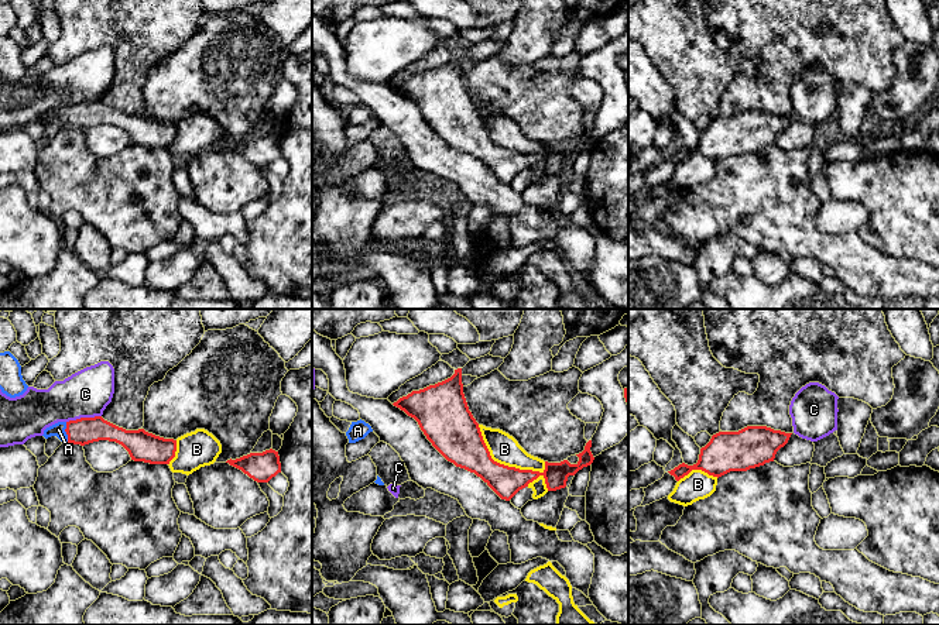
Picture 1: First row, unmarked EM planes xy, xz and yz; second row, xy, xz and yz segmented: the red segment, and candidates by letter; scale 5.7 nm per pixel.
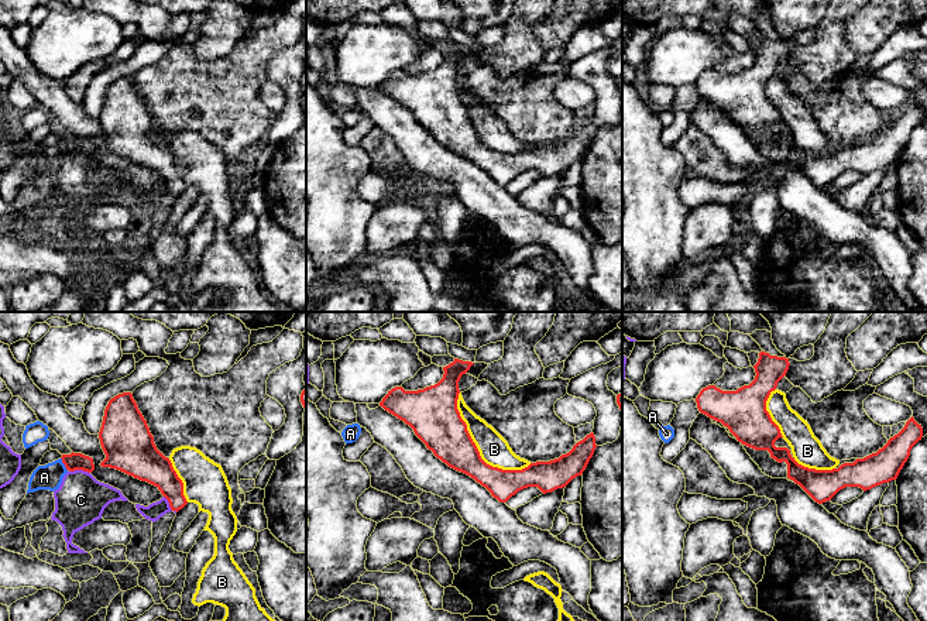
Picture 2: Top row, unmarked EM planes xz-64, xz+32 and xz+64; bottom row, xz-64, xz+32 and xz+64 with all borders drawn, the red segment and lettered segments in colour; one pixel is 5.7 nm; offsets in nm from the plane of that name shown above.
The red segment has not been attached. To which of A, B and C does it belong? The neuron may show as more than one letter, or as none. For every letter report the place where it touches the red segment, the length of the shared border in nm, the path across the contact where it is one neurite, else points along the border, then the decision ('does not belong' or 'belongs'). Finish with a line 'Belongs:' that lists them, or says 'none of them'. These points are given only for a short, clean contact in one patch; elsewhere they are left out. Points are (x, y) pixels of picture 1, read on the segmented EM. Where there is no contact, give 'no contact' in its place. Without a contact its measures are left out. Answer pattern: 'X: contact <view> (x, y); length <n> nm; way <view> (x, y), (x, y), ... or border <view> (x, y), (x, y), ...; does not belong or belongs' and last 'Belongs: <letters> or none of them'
A: contact xy (65, 431); length 120 nm; way xy (84, 431), (65, 431), (58, 429); belongs
B: contact xz (507, 466); length 550 nm; does not belong
C: contact xy (84, 418); length 200 nm; does not belong
Belongs: A

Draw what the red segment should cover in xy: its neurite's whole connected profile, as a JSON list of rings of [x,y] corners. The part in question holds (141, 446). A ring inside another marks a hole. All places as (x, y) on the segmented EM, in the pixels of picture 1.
[[[102,416],[58,422],[47,427],[42,436],[45,439],[56,436],[62,443],[80,446],[99,440],[116,442],[128,451],[131,460],[150,464],[169,464],[177,451],[174,439],[164,439],[144,429],[126,430]]]

